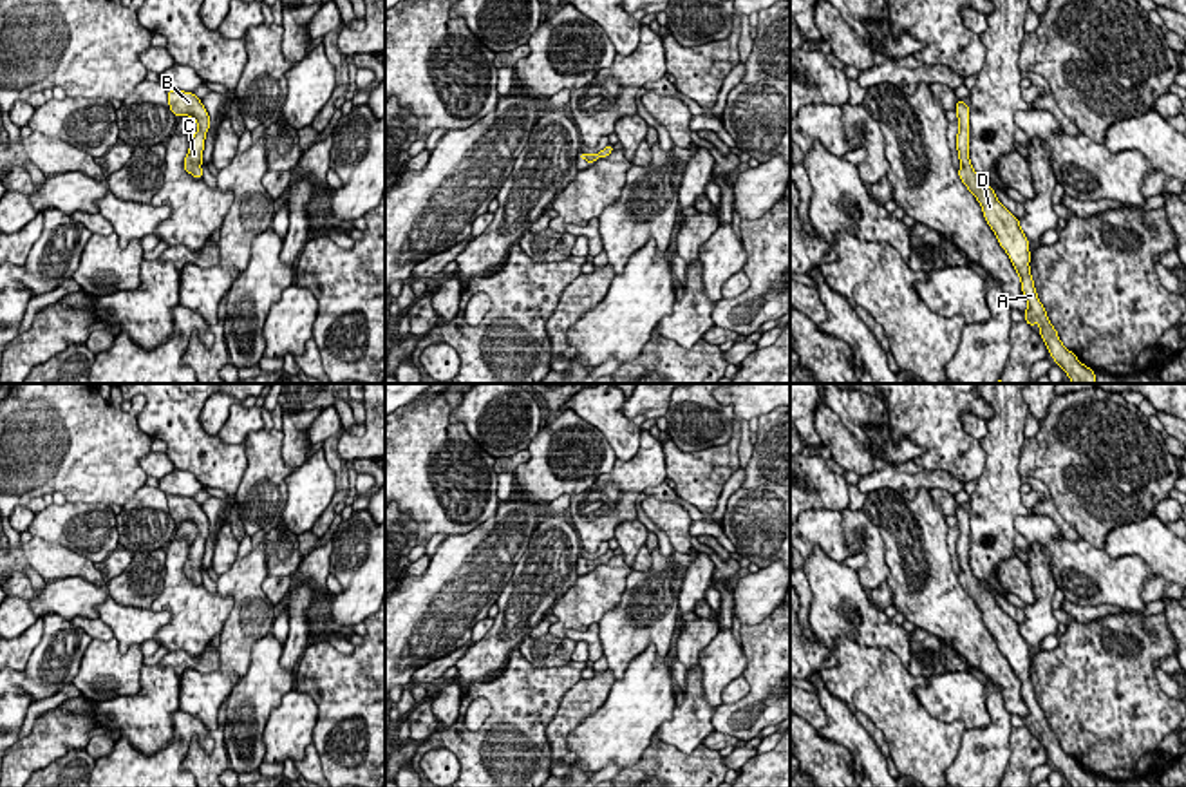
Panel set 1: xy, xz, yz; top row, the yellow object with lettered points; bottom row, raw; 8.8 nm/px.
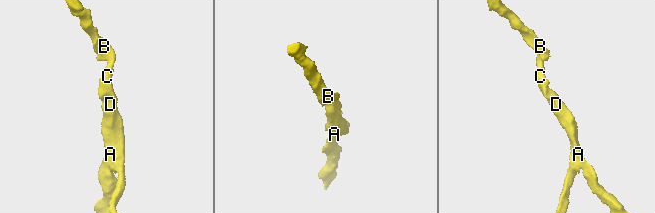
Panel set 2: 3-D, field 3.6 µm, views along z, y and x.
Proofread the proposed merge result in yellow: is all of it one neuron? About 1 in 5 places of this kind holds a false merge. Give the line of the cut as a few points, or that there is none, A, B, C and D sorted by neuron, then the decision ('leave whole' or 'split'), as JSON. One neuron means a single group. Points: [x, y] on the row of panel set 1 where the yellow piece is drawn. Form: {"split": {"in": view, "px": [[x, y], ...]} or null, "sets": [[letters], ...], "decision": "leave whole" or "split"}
{"split": null, "sets": [["A", "B", "C", "D"]], "decision": "leave whole"}

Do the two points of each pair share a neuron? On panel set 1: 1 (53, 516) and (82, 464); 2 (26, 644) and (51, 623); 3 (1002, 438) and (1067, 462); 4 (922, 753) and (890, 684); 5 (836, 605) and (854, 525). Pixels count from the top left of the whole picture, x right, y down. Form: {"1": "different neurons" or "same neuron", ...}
{"1": "different neurons", "2": "different neurons", "3": "different neurons", "4": "same neuron", "5": "different neurons"}

